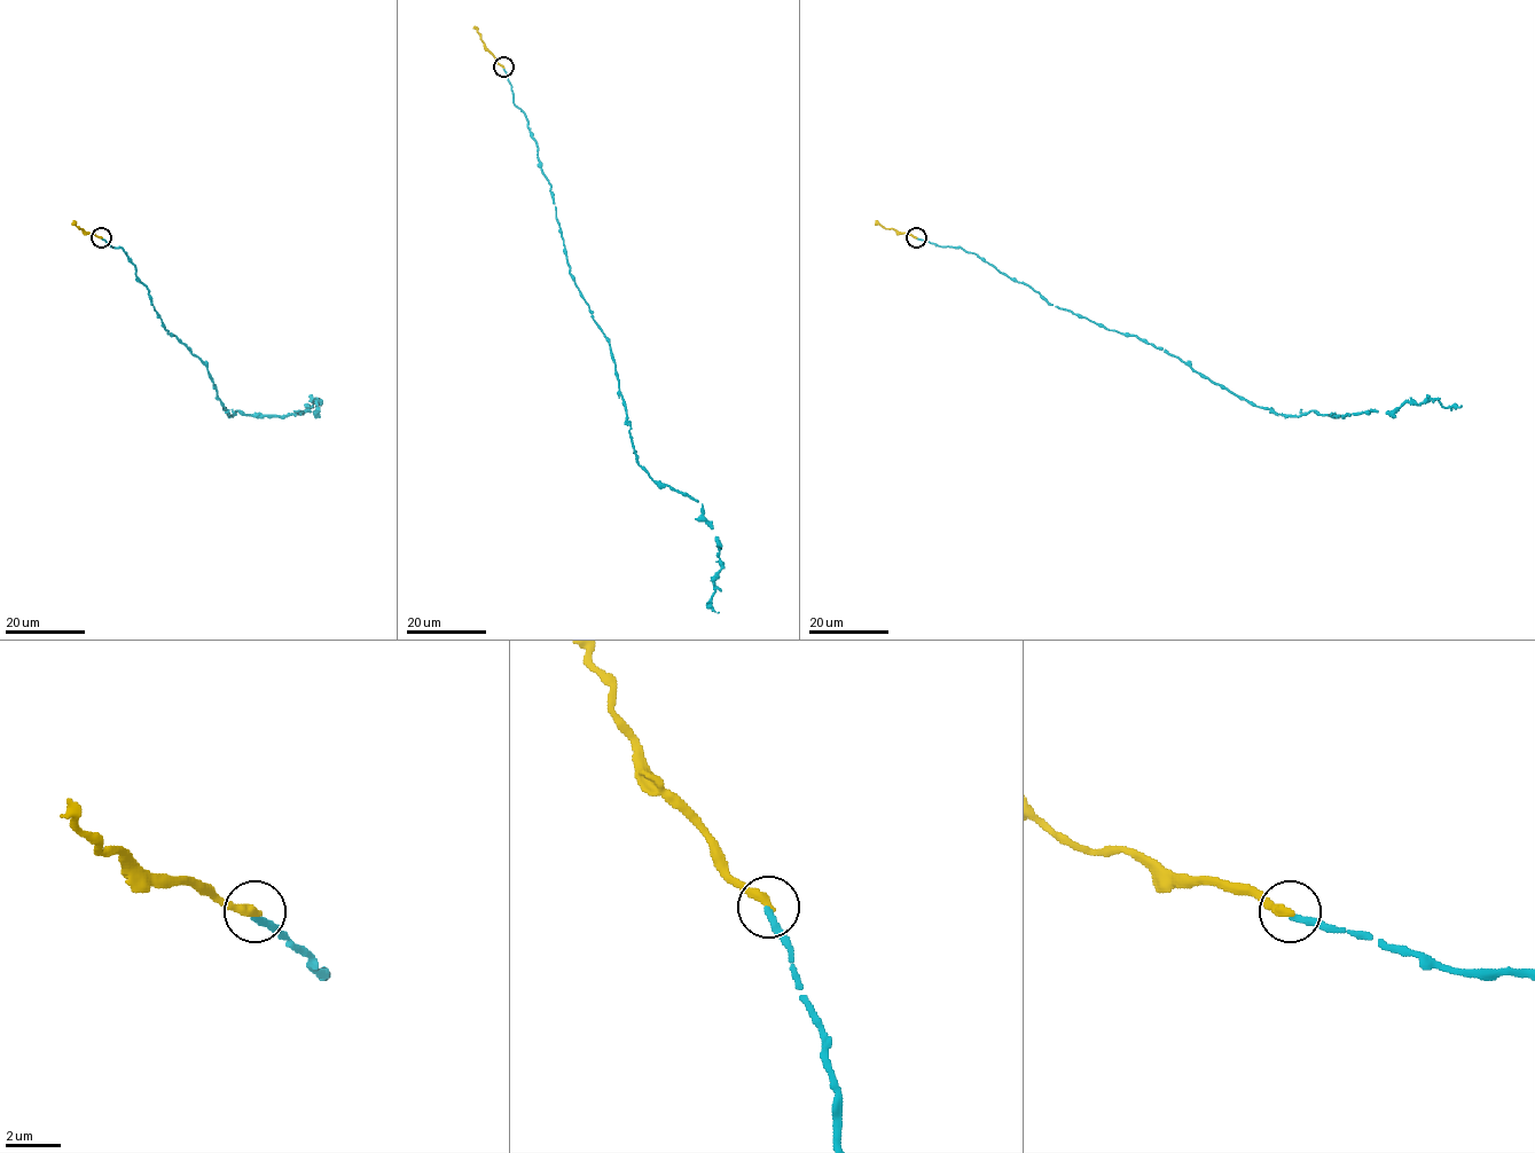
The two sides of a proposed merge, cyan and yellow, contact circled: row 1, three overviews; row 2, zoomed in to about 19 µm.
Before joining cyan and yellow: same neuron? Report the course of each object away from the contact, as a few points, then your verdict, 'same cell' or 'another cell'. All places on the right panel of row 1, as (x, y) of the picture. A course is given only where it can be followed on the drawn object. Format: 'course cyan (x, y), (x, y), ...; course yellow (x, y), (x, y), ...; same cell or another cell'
course cyan (916, 238), (976, 253), (1050, 304), (1144, 339), (1278, 414), (1395, 412), (1432, 399), (1462, 405); course yellow (916, 237), (875, 224); another cell

